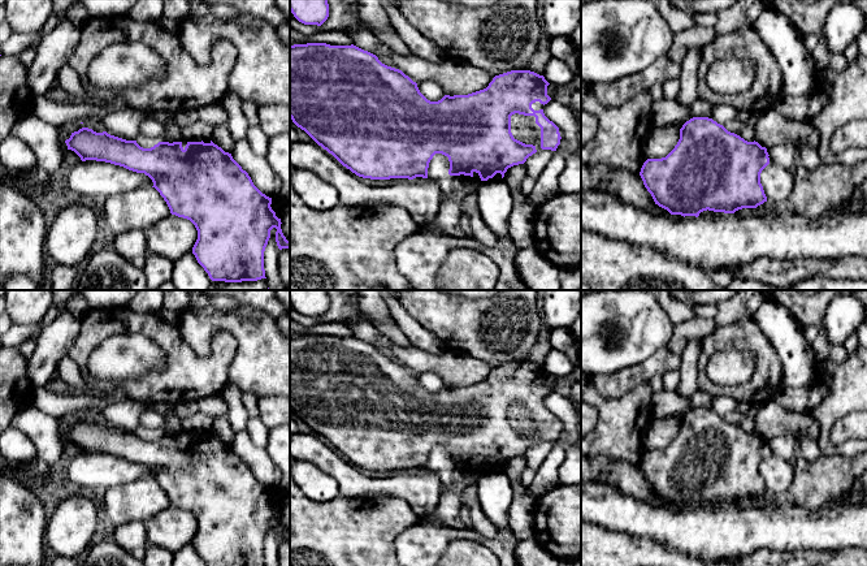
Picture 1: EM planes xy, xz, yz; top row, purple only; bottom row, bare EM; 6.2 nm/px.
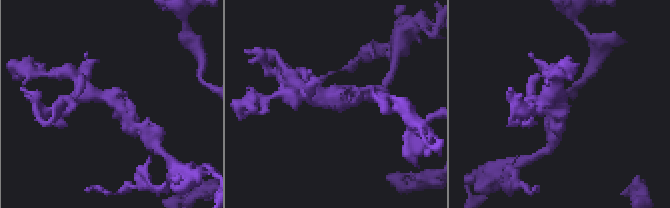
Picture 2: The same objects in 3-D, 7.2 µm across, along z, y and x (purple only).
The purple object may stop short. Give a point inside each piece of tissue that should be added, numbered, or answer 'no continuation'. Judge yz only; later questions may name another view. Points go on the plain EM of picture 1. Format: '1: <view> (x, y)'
no continuation

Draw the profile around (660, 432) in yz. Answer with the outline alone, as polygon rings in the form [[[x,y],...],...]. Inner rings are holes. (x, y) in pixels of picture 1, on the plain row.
[[[676,418],[651,419],[643,440],[645,449],[666,449],[675,440],[679,431],[680,422]]]

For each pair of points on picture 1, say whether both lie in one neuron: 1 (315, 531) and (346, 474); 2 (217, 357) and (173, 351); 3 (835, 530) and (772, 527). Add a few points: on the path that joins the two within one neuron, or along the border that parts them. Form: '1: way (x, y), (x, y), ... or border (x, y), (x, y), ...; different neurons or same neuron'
1: border (339, 493), (347, 497), (369, 497); different neurons
2: way (207, 363), (183, 362); same neuron
3: way (819, 530), (788, 527); same neuron

